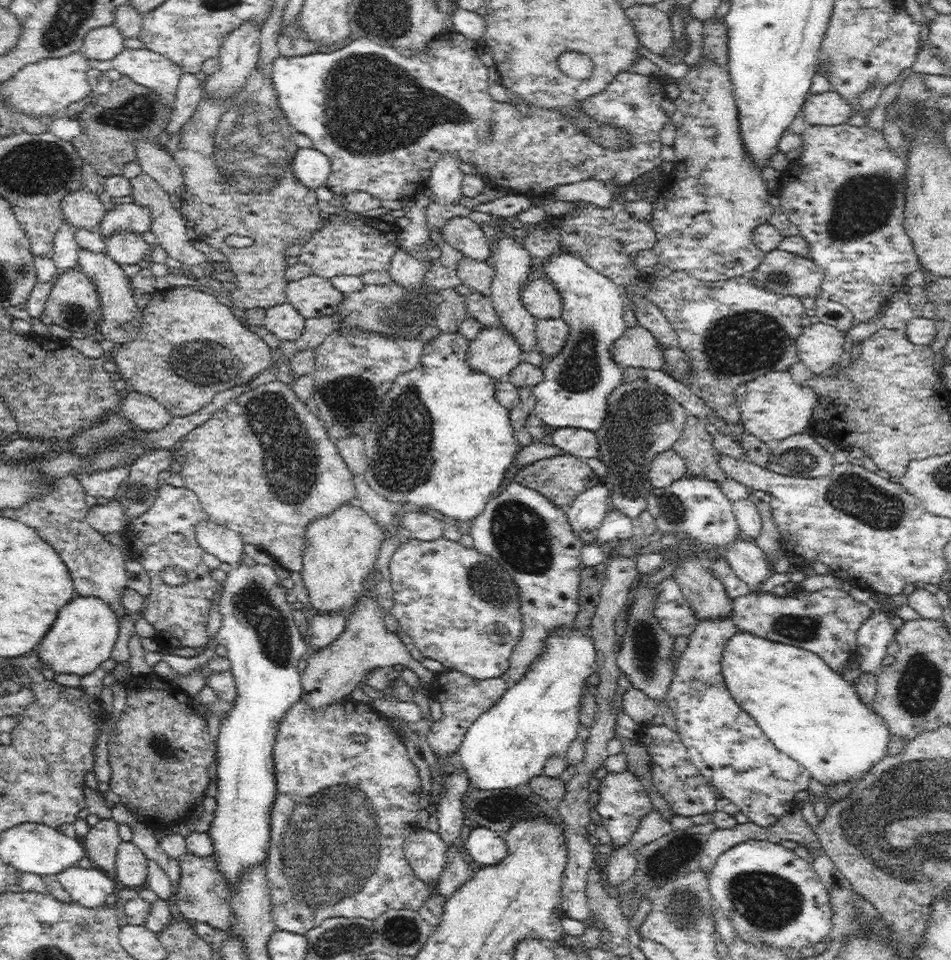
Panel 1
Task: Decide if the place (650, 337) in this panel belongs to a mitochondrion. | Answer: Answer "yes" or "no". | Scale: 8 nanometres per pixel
no

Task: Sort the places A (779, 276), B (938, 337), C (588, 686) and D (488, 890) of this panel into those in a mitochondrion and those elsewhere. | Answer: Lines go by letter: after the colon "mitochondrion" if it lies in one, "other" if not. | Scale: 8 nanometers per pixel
A: mitochondrion
B: other
C: other
D: other

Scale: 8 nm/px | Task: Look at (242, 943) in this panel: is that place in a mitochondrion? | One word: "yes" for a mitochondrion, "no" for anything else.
no

